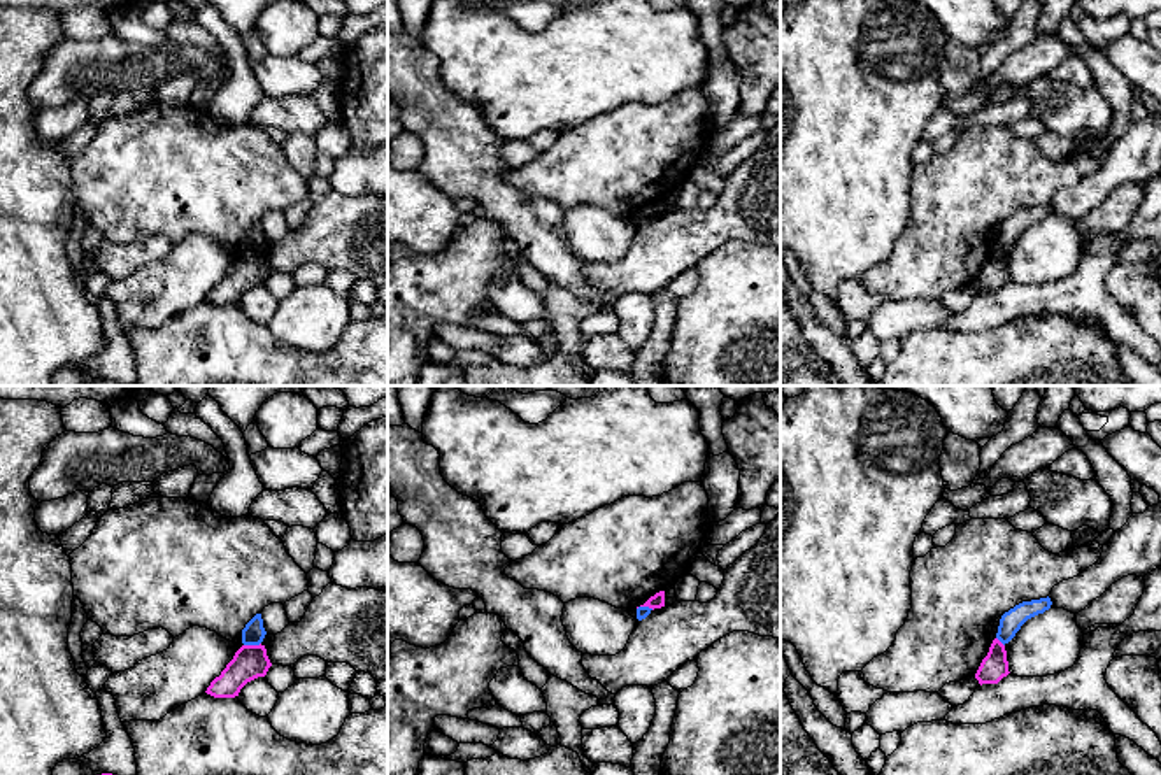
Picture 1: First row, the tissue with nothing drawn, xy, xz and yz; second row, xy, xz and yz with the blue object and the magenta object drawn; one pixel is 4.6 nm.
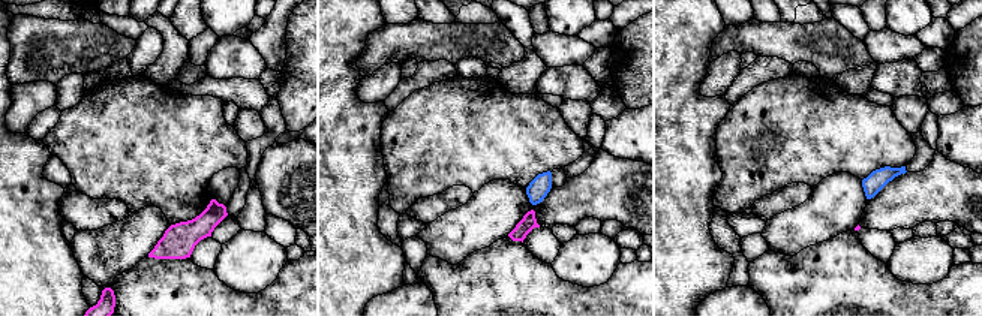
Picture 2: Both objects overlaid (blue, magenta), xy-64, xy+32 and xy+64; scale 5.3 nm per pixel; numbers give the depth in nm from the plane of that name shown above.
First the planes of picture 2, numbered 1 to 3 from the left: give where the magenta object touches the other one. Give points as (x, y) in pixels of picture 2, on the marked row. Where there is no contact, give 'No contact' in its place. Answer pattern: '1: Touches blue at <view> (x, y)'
1: No contact
2: No contact
3: No contact

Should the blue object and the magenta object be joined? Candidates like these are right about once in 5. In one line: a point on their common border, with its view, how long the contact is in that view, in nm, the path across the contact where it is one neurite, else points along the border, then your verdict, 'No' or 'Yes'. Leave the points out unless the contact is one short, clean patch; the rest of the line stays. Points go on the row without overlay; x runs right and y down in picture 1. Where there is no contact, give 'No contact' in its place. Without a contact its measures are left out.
Touches blue at xy (251, 251). Shared border 80 nm. Boundary: xy (260, 249), (244, 253). No

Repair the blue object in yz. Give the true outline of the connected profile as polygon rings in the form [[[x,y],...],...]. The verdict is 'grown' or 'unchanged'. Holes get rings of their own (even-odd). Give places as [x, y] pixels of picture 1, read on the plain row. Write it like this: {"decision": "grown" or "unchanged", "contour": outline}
{"decision": "unchanged", "contour": [[[1049,203],[1015,212],[1001,223],[996,245],[1003,252],[1008,251],[1028,226],[1043,221],[1051,212],[1052,209]]]}

